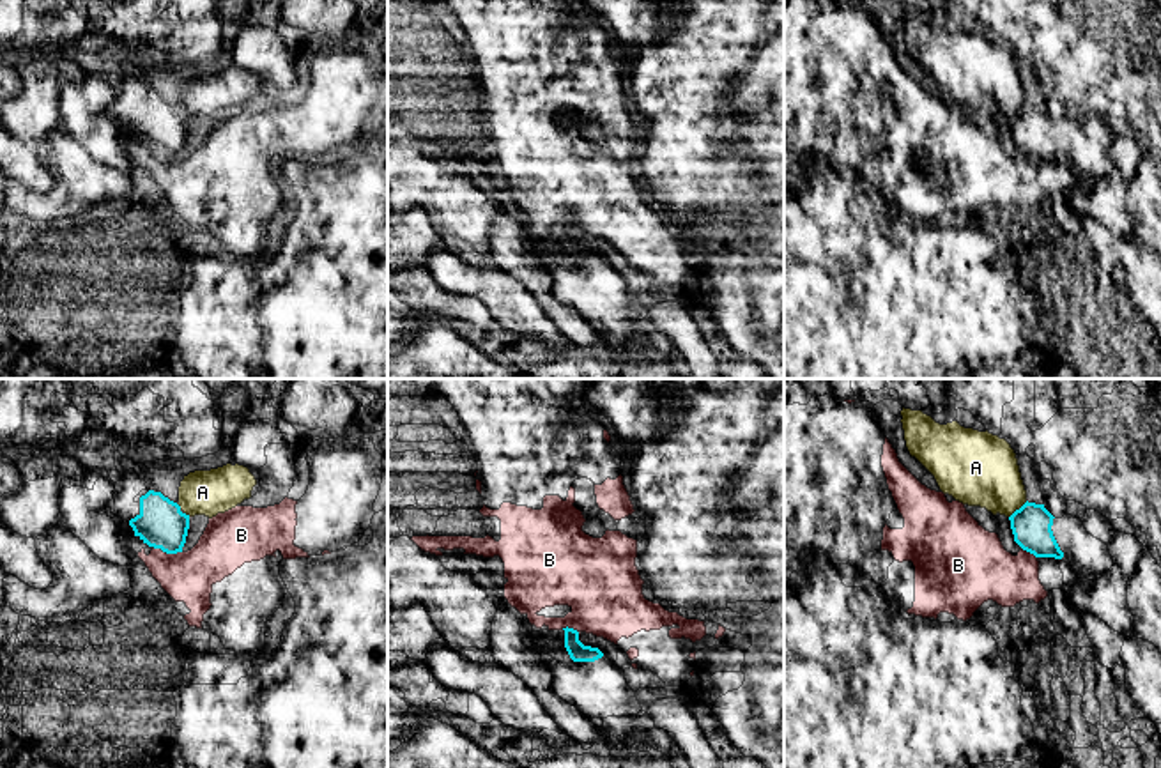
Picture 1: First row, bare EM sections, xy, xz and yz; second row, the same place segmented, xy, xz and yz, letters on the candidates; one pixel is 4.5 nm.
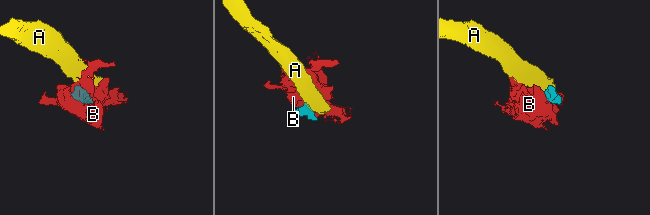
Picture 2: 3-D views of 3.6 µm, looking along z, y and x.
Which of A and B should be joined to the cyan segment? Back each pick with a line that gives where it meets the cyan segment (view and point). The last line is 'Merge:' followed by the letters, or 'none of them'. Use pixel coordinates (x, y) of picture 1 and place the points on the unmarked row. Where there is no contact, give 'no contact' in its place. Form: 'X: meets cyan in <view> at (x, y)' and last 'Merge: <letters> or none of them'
Merge: none of them

